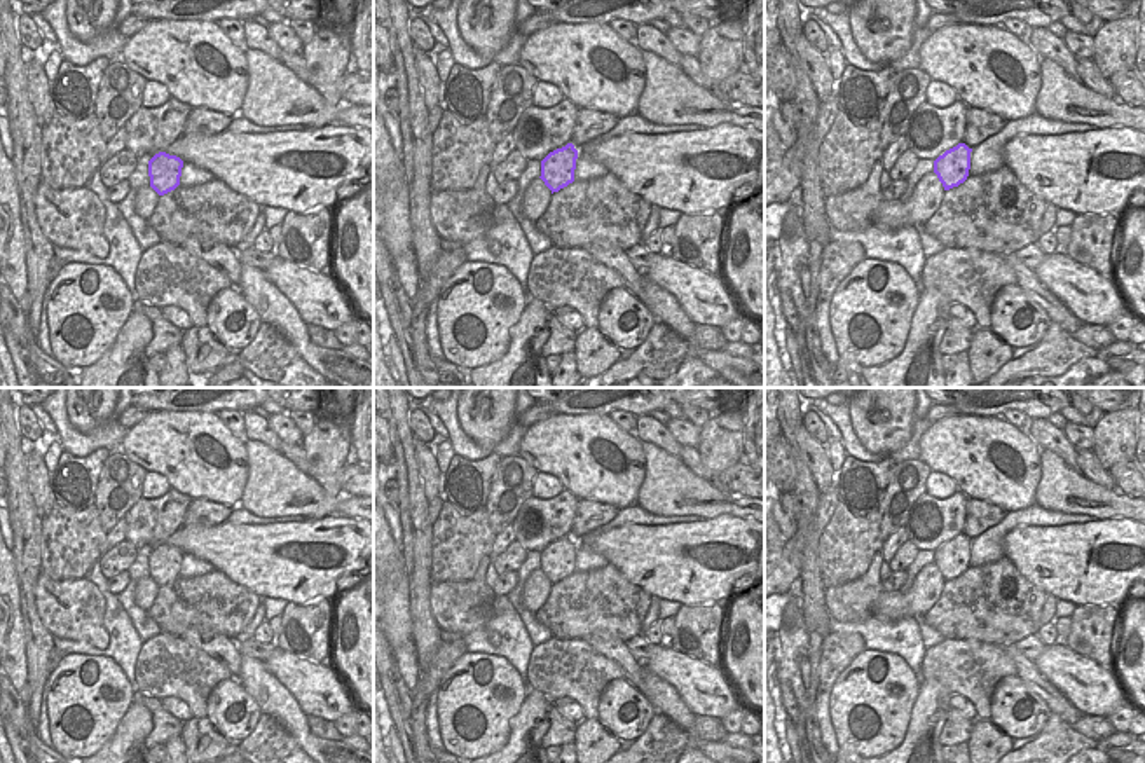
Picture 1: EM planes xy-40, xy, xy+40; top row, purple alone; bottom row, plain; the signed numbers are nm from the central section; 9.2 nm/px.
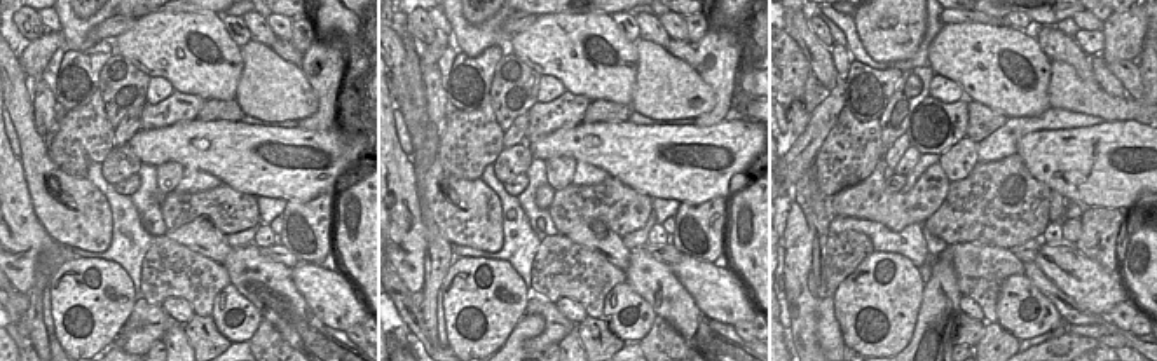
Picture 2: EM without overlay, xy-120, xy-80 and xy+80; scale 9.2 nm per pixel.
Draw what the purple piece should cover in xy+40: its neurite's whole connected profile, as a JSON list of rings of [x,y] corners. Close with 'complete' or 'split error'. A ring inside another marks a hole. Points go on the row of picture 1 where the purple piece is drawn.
[[[958,143],[934,161],[934,173],[944,190],[958,187],[967,180],[970,169],[970,152],[972,148],[965,143]]]; complete

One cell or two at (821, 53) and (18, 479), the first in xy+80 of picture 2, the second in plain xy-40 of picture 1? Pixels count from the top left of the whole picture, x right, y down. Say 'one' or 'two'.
two

